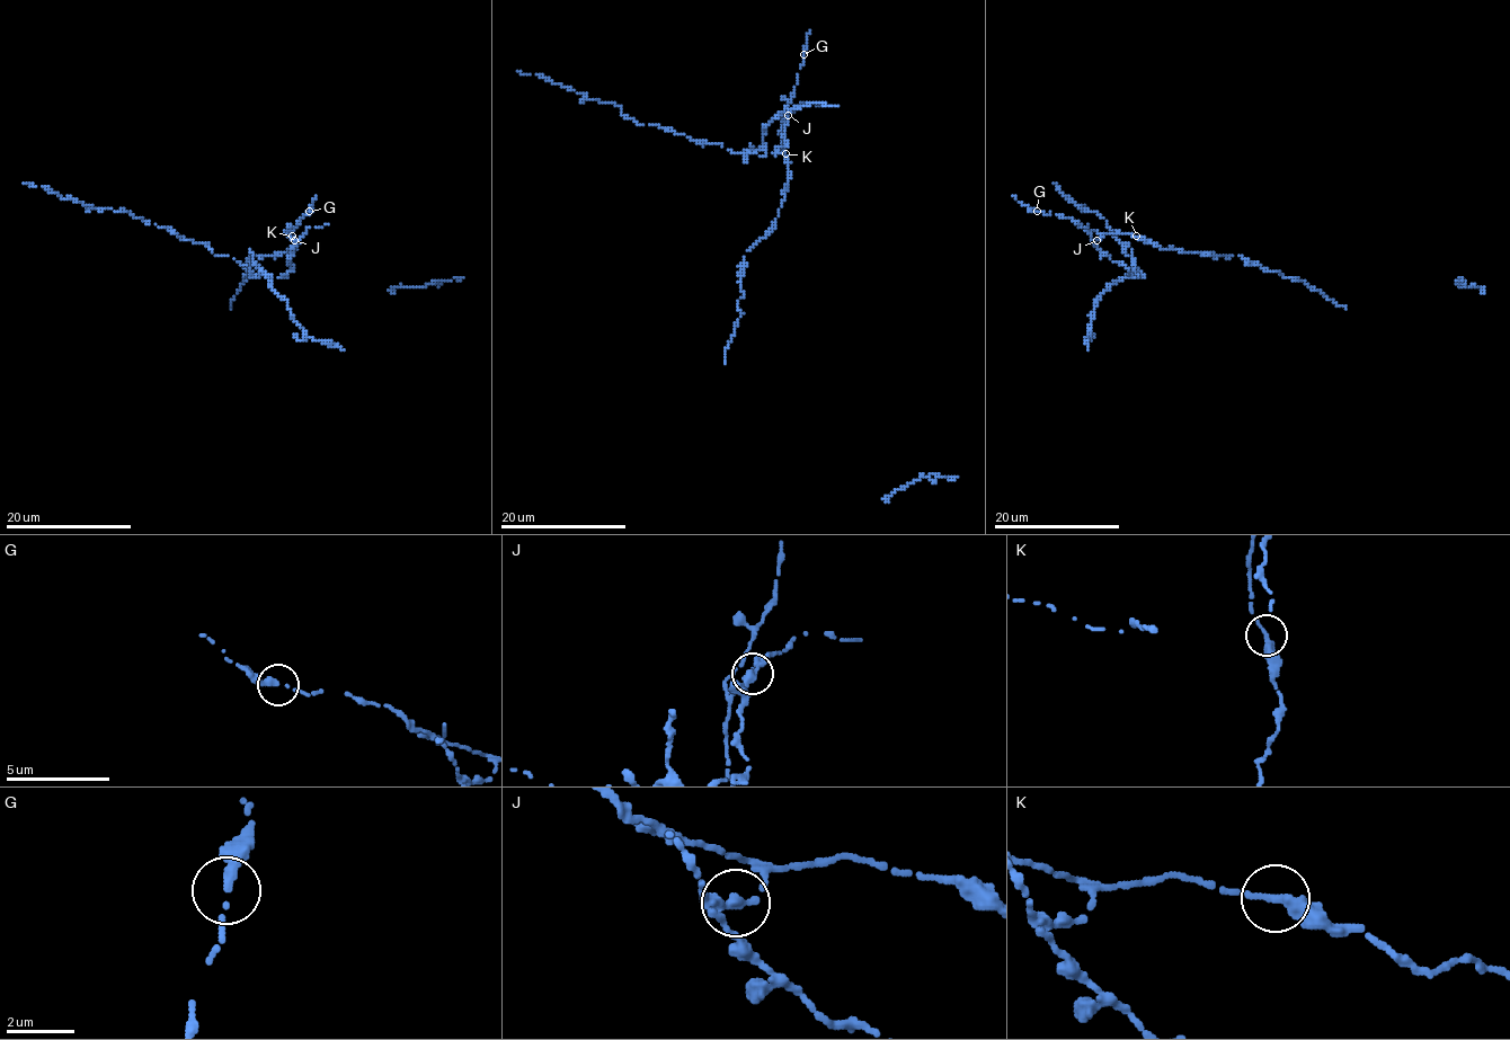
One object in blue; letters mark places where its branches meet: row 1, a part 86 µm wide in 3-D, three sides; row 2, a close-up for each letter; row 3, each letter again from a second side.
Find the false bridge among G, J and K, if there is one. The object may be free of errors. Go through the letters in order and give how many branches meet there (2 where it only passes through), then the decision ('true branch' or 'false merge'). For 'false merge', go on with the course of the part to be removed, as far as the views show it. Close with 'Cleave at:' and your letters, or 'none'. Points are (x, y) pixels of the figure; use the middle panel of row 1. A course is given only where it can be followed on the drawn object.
G: 2 branches meet; true branch
J: 2 branches meet; false merge; foreign part runs (789, 115), (785, 145), (746, 156), (655, 124), (636, 124), (610, 101), (518, 70)
K: 2 branches meet; true branch
Cleave at: J

